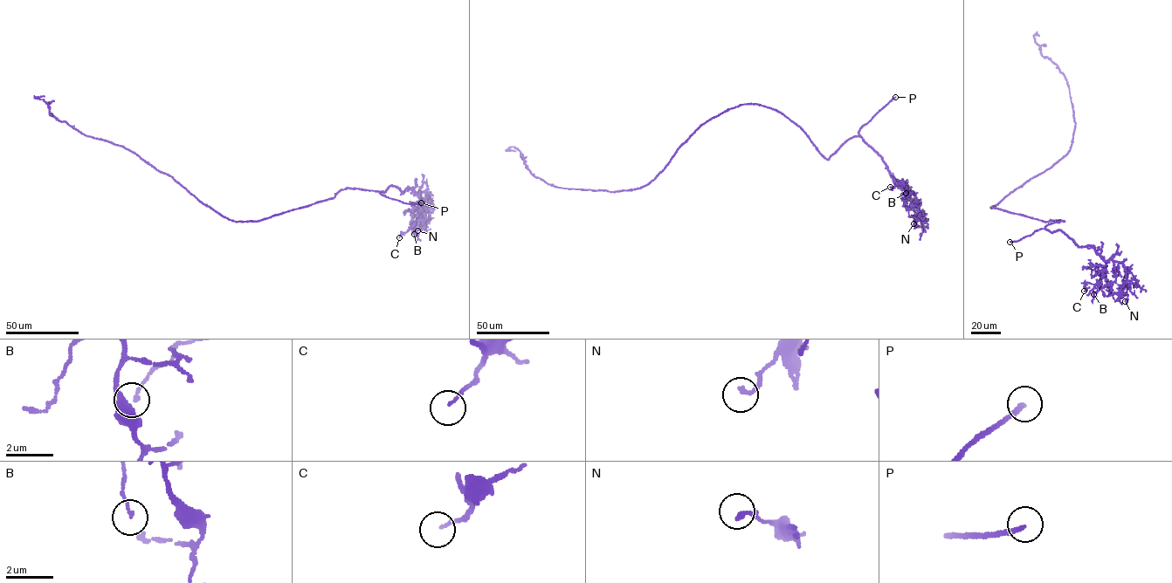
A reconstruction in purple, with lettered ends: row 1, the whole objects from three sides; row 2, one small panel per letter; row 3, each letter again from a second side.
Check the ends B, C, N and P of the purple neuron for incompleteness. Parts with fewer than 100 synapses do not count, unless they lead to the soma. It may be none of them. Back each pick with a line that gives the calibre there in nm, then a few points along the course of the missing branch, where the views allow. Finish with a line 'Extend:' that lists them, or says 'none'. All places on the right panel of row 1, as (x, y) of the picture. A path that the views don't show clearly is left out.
P: calibre 200 nm
Extend: P

